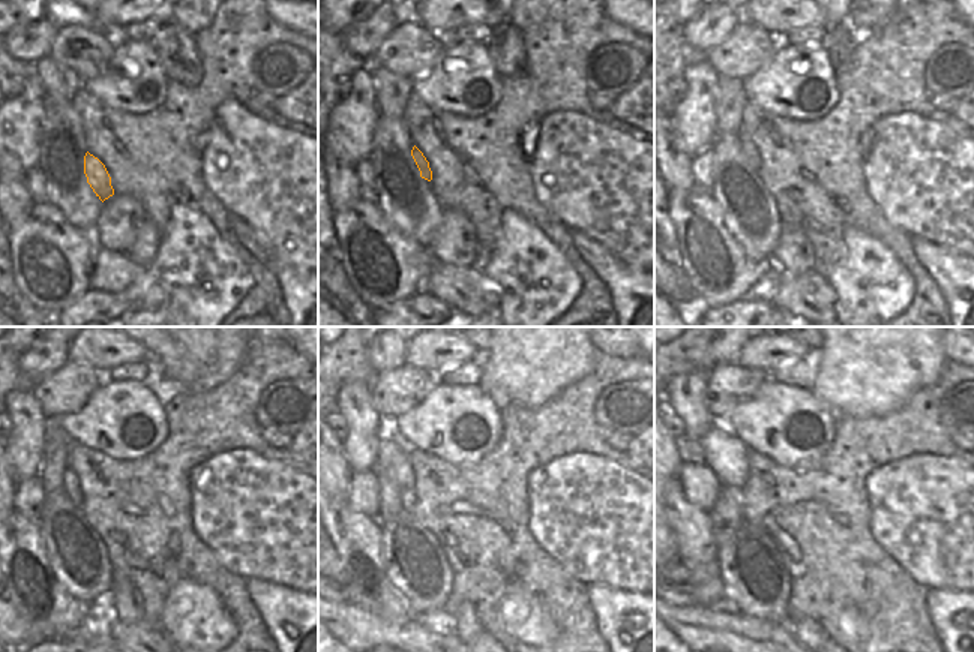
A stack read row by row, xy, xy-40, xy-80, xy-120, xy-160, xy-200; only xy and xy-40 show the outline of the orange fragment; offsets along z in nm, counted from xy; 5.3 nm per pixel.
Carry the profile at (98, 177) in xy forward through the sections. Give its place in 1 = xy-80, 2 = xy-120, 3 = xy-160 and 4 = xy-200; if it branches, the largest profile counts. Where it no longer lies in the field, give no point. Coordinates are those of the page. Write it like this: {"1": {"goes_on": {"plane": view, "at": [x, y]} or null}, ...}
{"1": {"goes_on": {"plane": "xy-80", "at": [748, 149]}}, "2": {"goes_on": {"plane": "xy-120", "at": [71, 483]}}, "3": {"goes_on": {"plane": "xy-160", "at": [392, 453]}}, "4": {"goes_on": {"plane": "xy-200", "at": [727, 456]}}}

